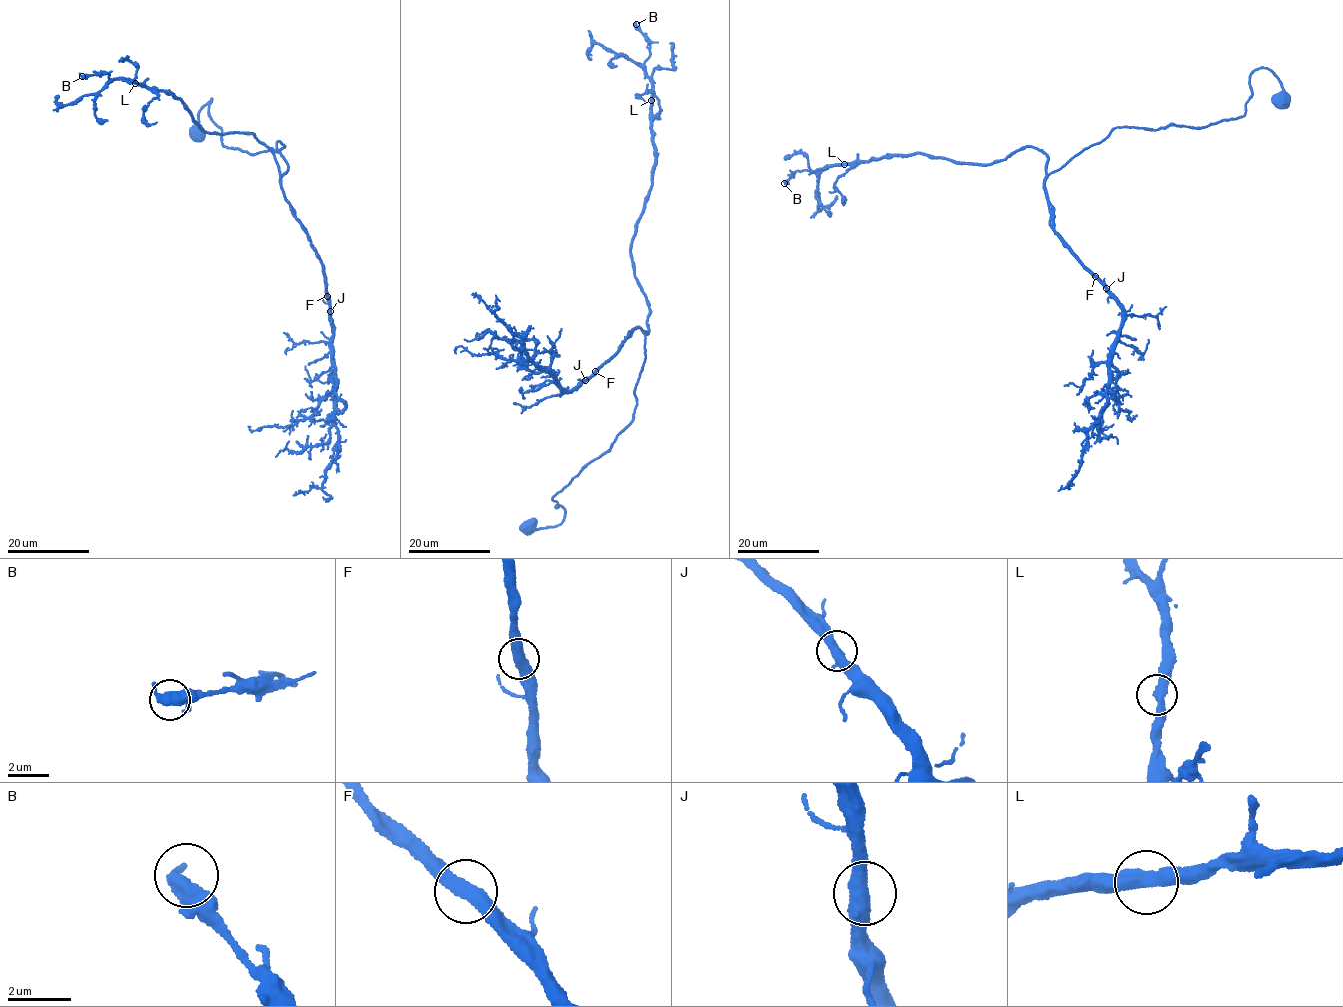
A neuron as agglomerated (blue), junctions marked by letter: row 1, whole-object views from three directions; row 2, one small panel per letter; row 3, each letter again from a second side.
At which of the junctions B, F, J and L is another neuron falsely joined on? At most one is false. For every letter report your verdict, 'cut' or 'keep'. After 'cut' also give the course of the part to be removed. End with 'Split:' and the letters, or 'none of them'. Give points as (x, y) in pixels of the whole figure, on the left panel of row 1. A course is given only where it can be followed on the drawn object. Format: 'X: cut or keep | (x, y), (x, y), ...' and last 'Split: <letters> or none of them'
B: keep
F: keep
J: keep
L: keep
Split: none of them

